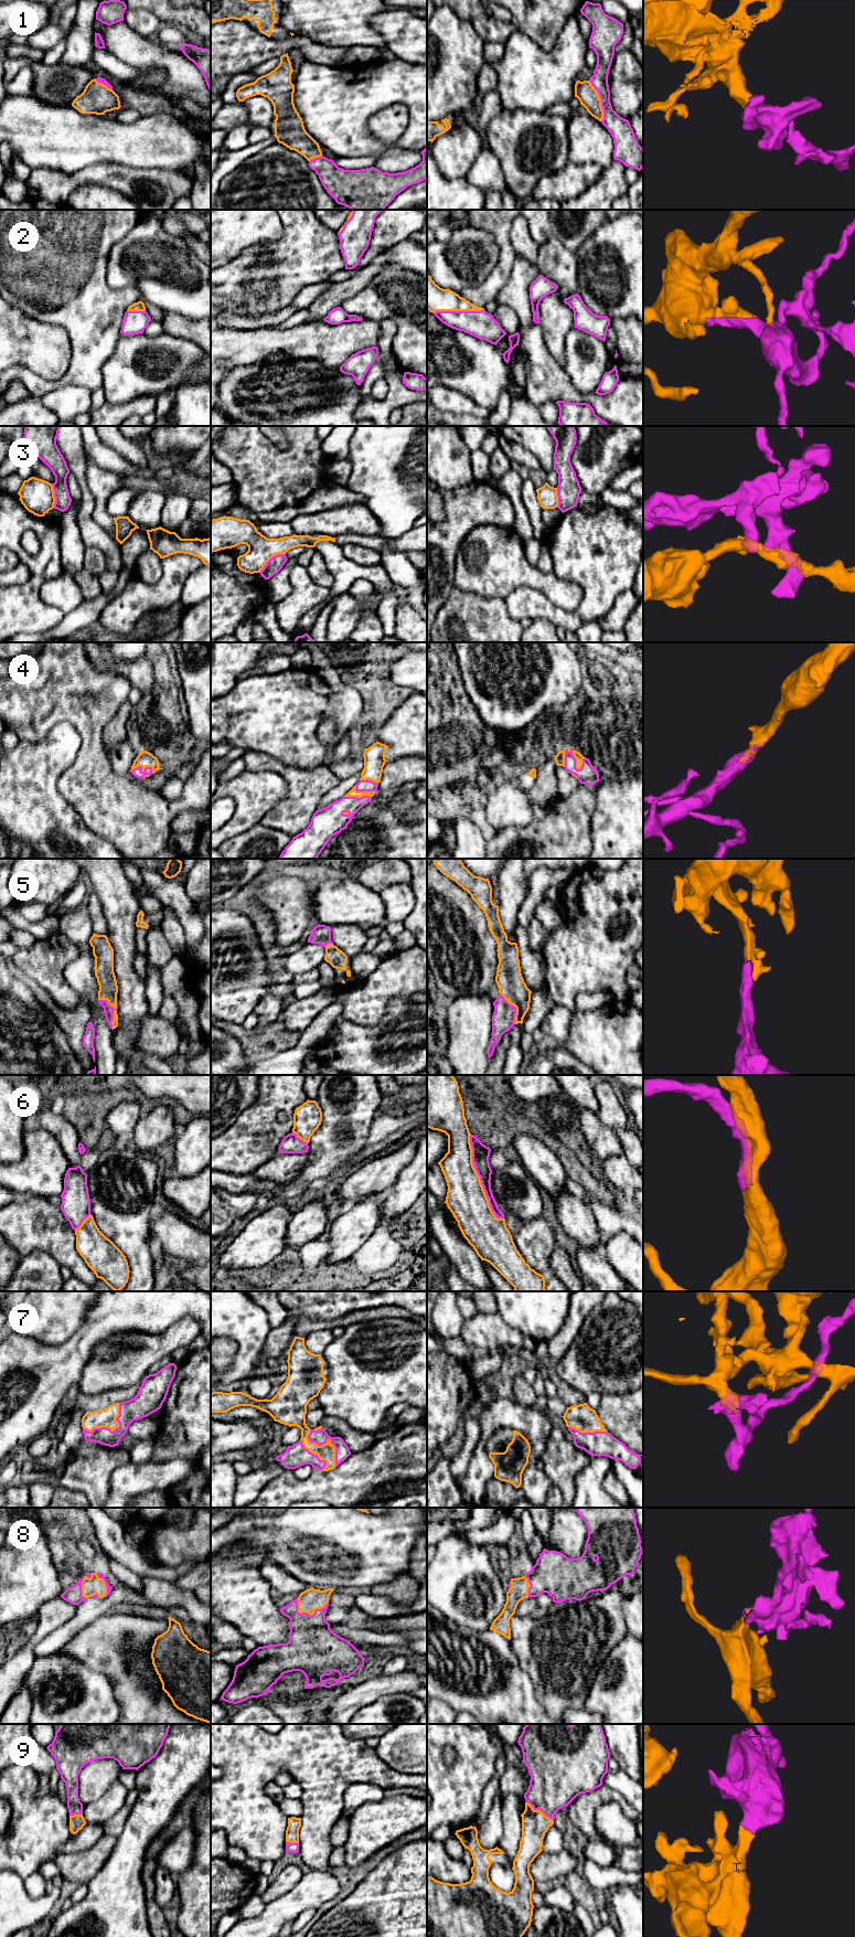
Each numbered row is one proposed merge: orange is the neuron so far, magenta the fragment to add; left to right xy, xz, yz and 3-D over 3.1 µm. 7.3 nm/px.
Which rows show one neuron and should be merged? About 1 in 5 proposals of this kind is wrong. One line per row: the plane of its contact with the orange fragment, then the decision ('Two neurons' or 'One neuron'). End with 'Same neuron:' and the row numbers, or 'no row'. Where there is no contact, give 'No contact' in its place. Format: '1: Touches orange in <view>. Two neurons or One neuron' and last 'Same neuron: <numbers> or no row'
1: Touches orange in yz. One neuron
2: Touches orange in yz. One neuron
3: Touches orange in xz. Two neurons
4: Touches orange in yz. One neuron
5: Touches orange in xy. One neuron
6: Touches orange in yz. One neuron
7: Touches orange in xz. One neuron
8: Touches orange in xz. One neuron
9: Touches orange in yz. One neuron
Same neuron: 1, 2, 4, 5, 6, 7, 8, 9

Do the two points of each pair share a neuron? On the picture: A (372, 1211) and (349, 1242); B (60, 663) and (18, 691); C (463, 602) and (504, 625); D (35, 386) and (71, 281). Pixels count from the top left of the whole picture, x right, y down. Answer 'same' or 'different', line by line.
A: same
B: same
C: same
D: same

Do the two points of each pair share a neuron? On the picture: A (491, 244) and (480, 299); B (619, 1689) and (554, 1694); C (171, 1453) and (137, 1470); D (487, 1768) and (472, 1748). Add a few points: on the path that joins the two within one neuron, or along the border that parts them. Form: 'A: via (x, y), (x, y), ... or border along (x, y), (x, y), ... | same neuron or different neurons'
A: border along (498, 261), (479, 286), (467, 287), (459, 293) | different neurons
B: border along (599, 1667), (583, 1707) | different neurons
C: border along (178, 1457), (150, 1461) | different neurons
D: via (482, 1764), (476, 1757), (476, 1753) | same neuron

